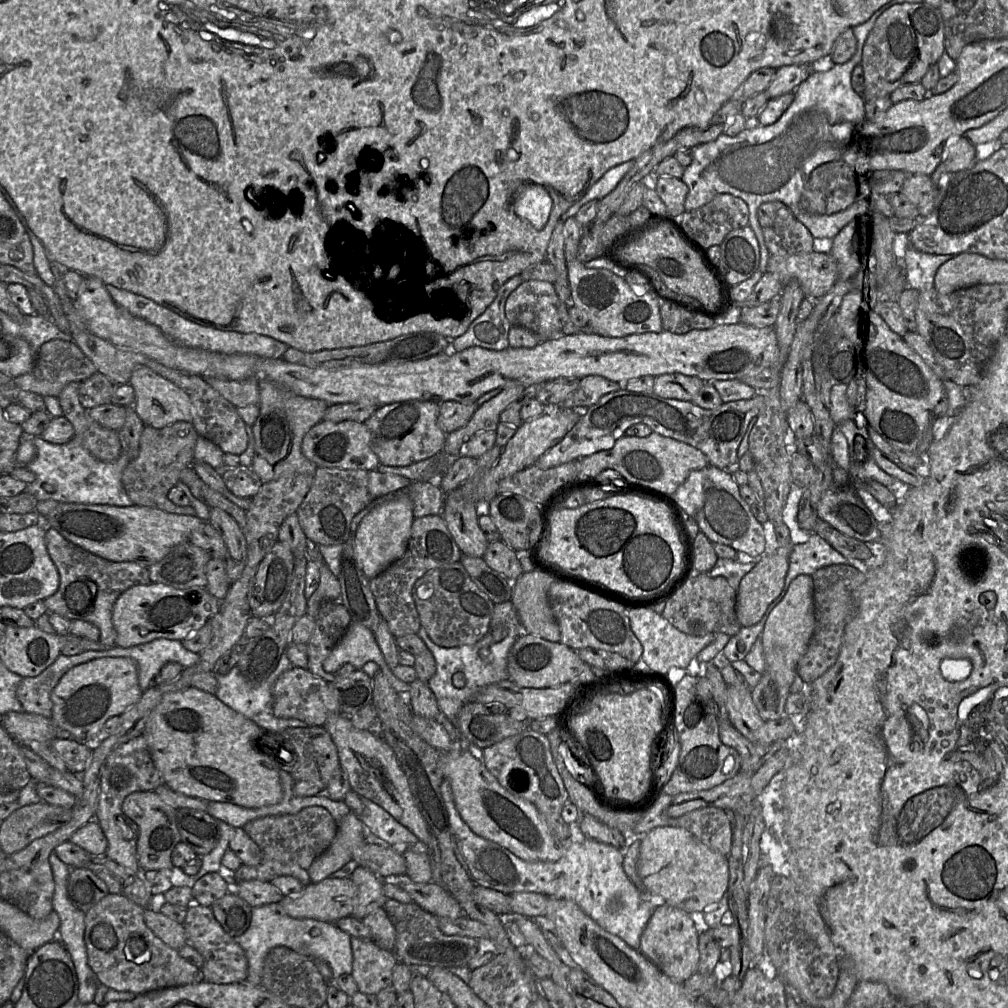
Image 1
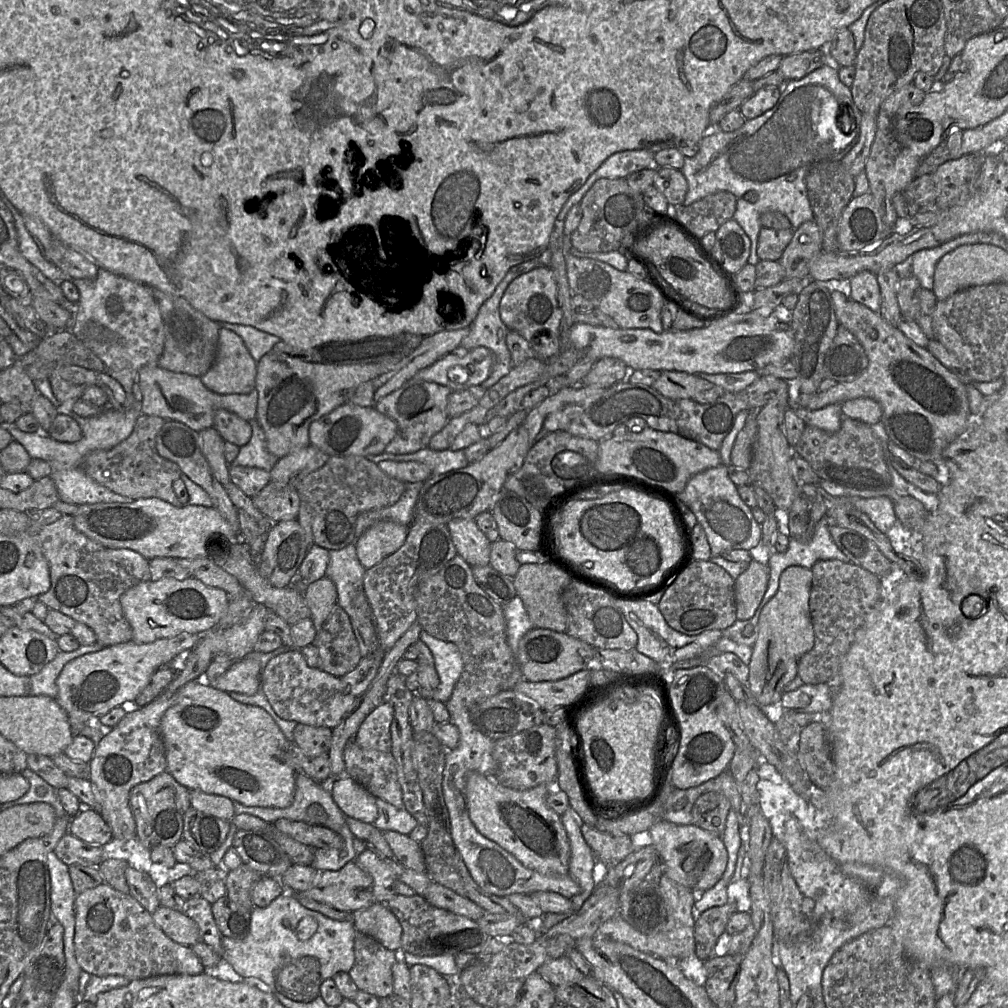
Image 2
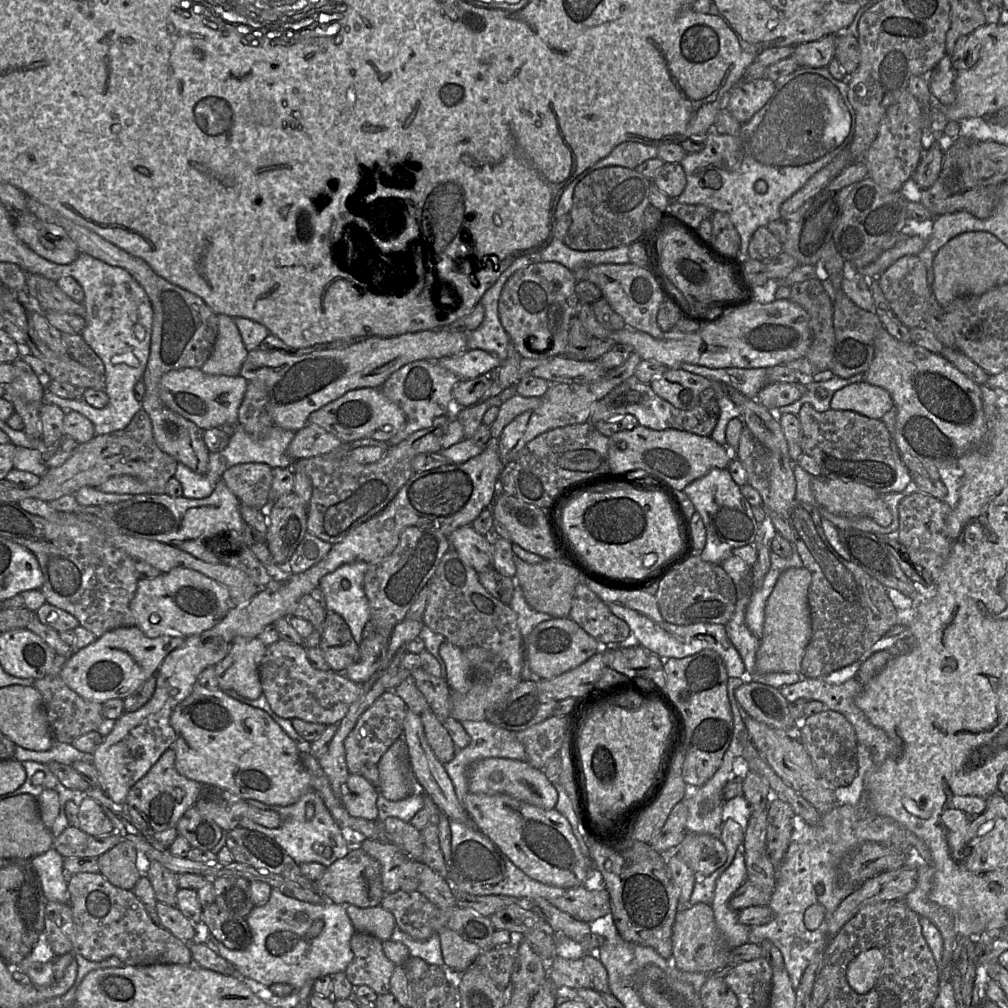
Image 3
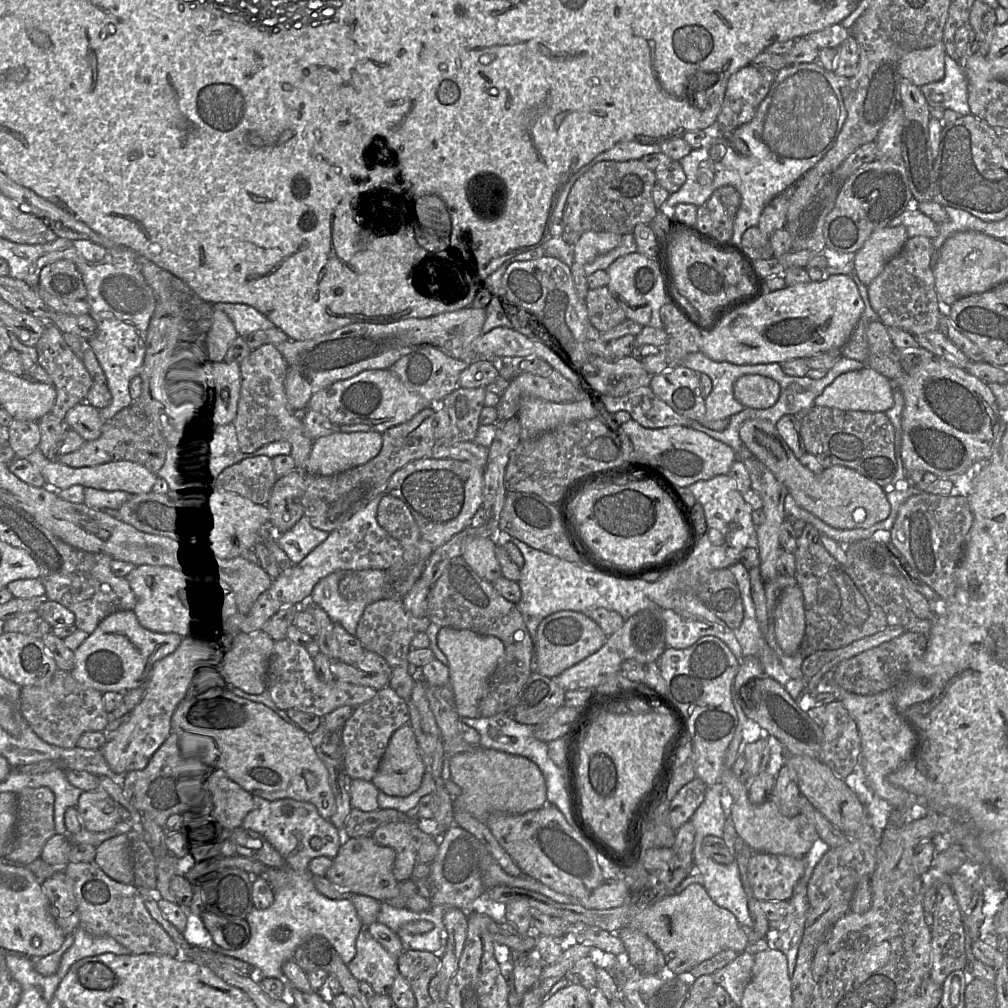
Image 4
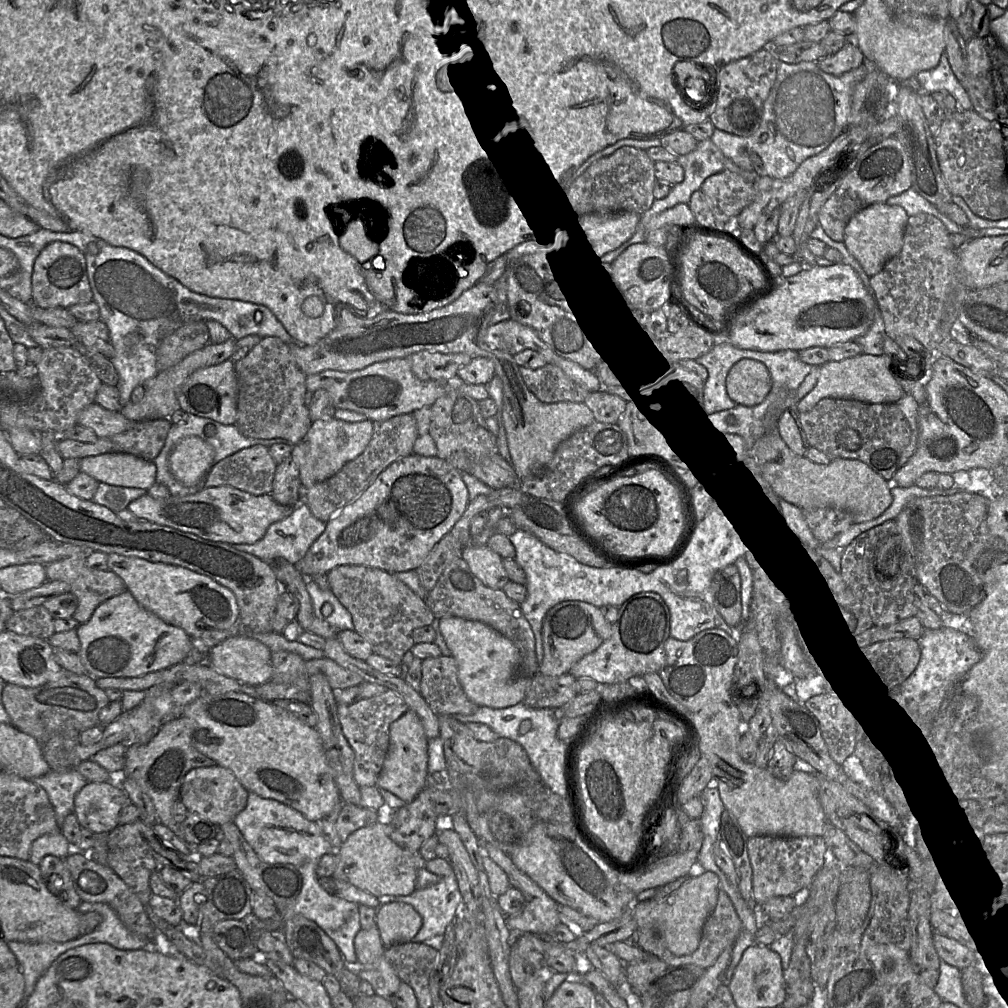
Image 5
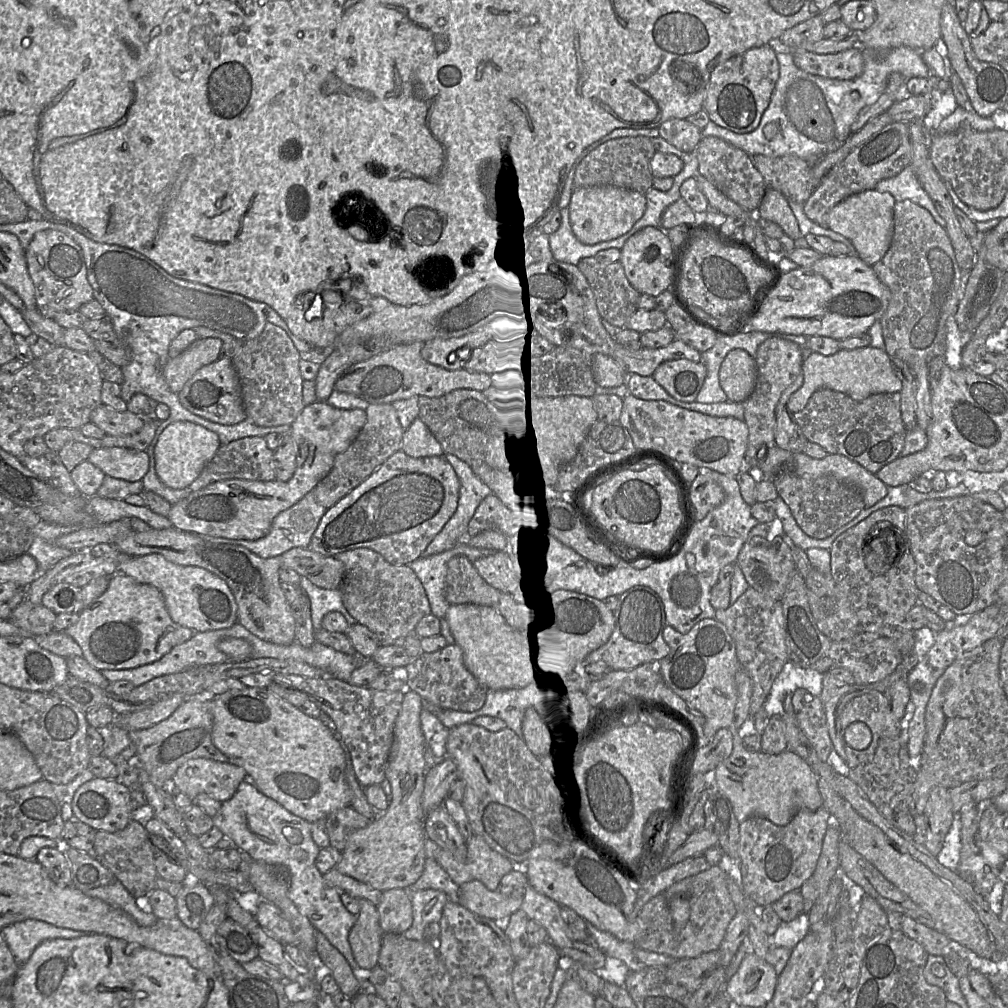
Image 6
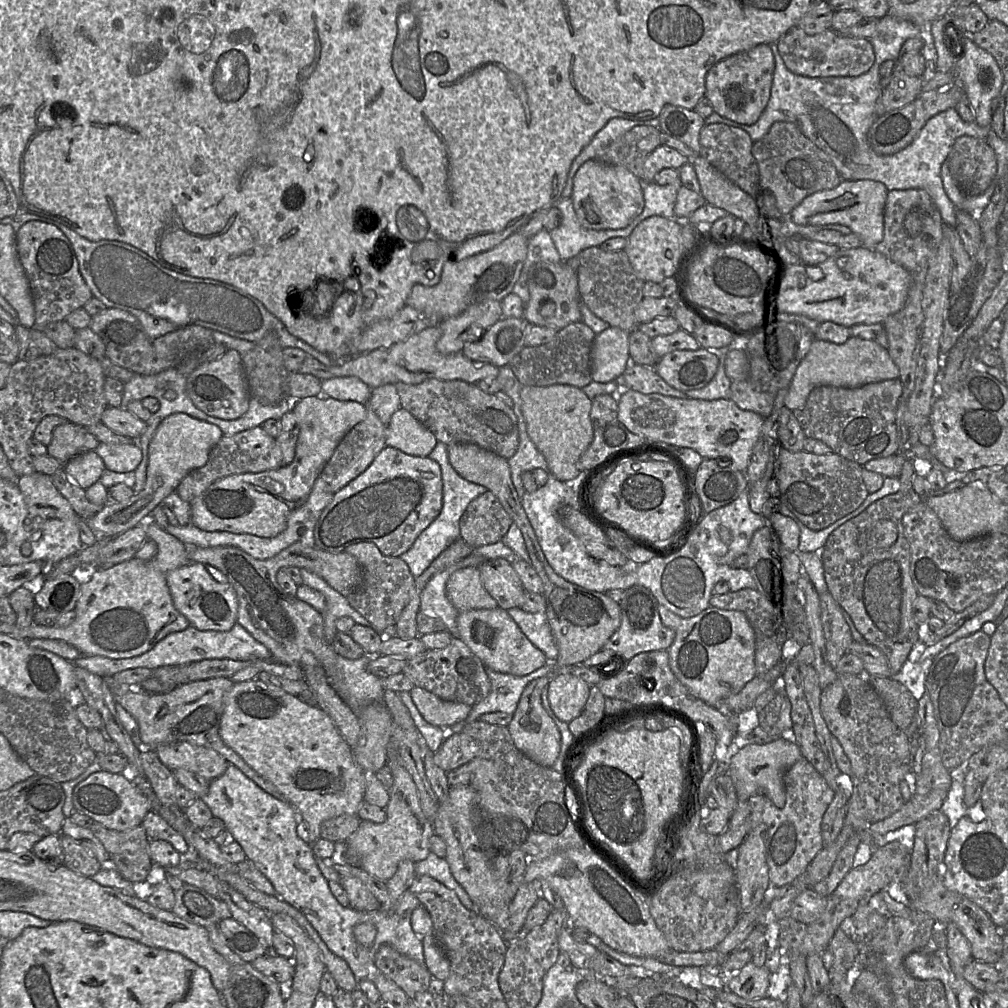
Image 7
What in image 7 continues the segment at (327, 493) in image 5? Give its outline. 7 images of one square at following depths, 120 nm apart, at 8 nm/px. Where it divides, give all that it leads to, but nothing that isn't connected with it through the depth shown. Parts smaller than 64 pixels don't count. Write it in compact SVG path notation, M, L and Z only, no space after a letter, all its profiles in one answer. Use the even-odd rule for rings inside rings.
M368 405L365 406L367 408L365 419L345 435L321 473L322 479L327 483L333 494L363 473L371 465L377 455L387 447L387 425L382 423L376 413Z

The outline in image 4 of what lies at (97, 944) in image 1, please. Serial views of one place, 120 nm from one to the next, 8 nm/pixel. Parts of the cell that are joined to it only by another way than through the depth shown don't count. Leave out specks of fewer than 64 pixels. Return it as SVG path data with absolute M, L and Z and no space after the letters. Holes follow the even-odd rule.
M69 862L63 870L73 886L80 917L79 927L95 937L113 938L128 948L130 955L178 956L175 942L151 917L136 886L111 879L94 862Z

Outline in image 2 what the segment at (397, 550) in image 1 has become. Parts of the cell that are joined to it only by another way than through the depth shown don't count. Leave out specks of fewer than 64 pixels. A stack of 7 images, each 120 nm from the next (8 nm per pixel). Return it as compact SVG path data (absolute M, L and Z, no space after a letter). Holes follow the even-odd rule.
M379 521L367 529L356 541L357 555L369 569L396 552L405 542L409 526L393 521Z

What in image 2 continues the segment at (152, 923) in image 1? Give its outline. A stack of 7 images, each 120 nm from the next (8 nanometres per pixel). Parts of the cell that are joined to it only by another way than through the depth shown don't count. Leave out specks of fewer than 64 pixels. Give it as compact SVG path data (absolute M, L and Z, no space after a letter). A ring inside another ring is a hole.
M160 905L152 918L156 925L178 944L191 947L202 942L197 924L184 913Z

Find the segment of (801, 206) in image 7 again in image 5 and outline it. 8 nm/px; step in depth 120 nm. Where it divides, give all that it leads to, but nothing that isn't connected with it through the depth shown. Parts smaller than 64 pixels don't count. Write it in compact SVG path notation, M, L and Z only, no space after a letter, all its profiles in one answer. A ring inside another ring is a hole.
M876 203L856 213L847 223L844 243L869 277L879 273L901 251L908 217L906 211L898 205Z

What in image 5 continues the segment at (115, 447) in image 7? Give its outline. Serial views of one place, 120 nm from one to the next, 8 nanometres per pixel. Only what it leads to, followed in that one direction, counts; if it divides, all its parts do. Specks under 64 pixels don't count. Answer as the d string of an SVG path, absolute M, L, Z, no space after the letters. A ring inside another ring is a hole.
M106 453L81 459L80 472L99 483L148 490L156 483L157 468L147 461L127 453Z

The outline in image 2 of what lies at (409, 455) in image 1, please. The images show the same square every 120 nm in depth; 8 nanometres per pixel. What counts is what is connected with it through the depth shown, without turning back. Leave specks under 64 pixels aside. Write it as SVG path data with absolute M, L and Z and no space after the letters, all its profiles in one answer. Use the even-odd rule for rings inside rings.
M414 376L400 388L381 398L376 409L392 418L397 424L397 433L386 446L385 451L391 454L409 454L428 447L433 435L447 423L448 398L452 390L447 386Z

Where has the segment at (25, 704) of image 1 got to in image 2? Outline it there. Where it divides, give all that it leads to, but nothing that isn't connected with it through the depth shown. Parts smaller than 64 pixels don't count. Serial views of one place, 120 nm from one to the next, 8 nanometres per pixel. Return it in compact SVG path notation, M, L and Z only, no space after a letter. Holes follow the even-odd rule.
M99 643L91 645L79 646L71 652L59 651L55 658L46 664L43 669L30 676L29 695L38 696L46 695L52 699L57 698L57 678L60 675L63 667L75 658L84 654L100 651L104 646Z

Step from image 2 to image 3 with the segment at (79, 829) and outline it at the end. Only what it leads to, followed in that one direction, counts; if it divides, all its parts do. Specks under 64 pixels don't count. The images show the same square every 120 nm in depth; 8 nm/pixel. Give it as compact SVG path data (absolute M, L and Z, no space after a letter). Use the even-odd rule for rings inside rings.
M85 795L79 799L77 827L92 836L109 835L114 829L111 820L101 806Z

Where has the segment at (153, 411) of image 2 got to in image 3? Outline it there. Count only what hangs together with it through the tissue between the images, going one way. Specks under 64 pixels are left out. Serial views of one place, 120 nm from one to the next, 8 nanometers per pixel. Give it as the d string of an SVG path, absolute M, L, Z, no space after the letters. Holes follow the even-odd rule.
M184 368L164 374L159 383L159 396L172 411L195 423L202 430L236 424L248 381L241 375L208 375L200 368Z

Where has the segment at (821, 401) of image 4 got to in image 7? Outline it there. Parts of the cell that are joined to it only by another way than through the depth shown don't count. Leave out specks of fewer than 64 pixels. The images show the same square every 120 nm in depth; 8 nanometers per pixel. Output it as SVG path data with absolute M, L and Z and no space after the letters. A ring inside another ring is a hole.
M850 337L843 344L814 339L806 356L796 369L784 398L784 407L802 409L811 391L819 386L857 388L869 383L899 379L900 373L888 350L875 340Z

